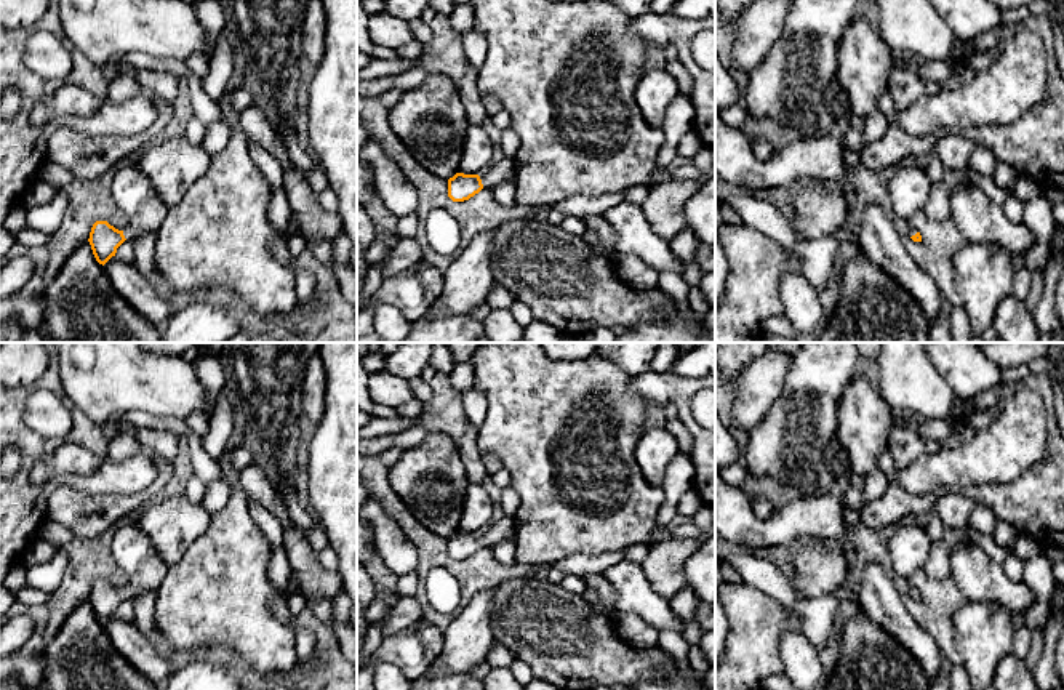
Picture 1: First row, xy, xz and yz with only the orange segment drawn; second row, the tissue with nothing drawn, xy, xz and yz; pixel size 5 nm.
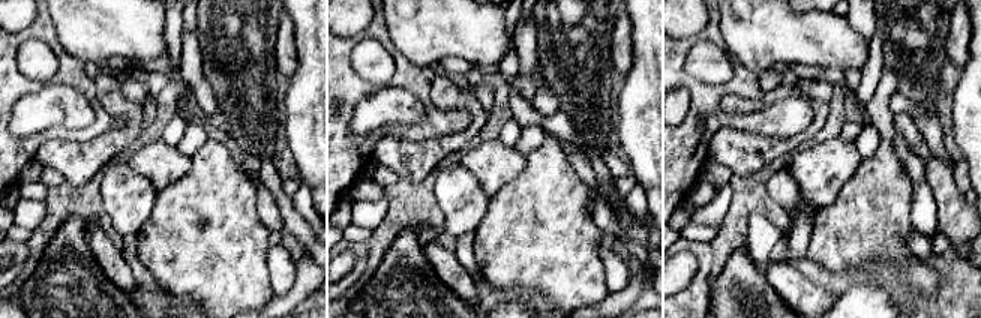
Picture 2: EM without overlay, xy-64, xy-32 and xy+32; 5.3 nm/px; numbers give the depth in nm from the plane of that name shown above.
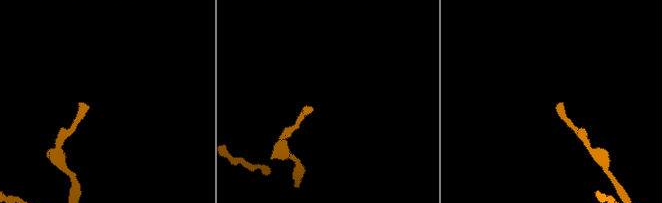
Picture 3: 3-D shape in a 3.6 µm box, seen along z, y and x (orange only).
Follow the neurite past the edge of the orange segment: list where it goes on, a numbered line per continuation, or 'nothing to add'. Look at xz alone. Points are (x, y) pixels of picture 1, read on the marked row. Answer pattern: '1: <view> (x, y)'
1: xz (503, 170)

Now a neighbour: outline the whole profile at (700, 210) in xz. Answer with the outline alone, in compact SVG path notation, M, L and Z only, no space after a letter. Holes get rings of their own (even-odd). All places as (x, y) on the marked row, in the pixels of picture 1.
M715 175L685 202L685 223L701 245L715 250Z

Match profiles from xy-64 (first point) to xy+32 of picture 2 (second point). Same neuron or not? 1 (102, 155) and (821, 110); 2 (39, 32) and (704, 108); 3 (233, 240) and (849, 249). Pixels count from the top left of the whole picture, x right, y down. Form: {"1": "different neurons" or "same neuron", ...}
{"1": "same neuron", "2": "same neuron", "3": "same neuron"}

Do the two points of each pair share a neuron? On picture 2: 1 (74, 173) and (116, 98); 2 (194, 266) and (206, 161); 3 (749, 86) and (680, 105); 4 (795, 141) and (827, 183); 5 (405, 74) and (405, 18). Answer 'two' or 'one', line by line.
1: one
2: one
3: two
4: two
5: two

